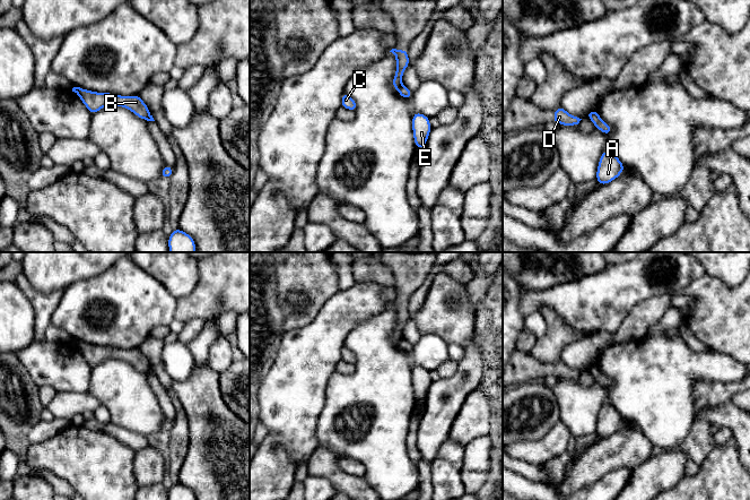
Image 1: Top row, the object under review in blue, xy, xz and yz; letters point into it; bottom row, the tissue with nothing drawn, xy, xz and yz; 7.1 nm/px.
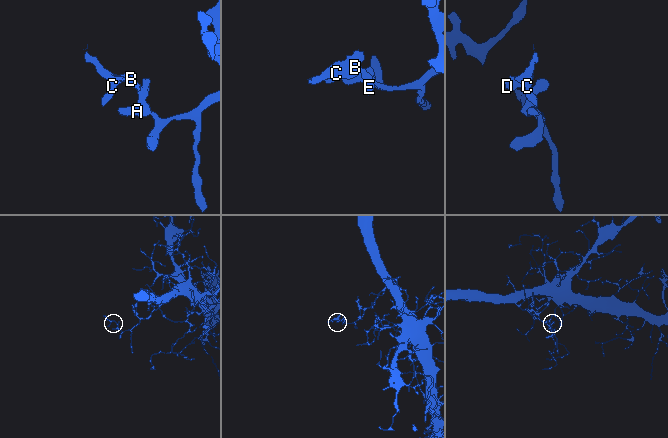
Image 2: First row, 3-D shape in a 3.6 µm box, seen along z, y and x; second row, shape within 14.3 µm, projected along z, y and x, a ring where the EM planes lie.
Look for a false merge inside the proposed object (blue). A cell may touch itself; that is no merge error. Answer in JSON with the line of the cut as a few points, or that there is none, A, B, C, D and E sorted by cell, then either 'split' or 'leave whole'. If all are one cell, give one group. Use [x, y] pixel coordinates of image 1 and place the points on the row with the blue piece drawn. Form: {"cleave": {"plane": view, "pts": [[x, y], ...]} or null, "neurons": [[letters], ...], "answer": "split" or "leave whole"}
{"cleave": {"plane": "xz", "pts": [[402, 85], [398, 91]]}, "neurons": [["A", "E"], ["B", "C", "D"]], "answer": "split"}

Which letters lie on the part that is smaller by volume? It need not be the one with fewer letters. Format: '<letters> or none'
B, C, D

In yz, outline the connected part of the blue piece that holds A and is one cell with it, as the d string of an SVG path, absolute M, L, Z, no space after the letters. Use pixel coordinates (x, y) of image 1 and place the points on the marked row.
M604 150L599 160L596 181L600 186L616 180L625 170L625 165L611 150Z

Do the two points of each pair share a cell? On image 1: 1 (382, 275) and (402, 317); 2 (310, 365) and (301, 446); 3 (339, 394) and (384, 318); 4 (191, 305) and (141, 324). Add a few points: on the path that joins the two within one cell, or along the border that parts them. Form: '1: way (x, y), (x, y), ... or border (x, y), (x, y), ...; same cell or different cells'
1: border (384, 264), (393, 276), (393, 285); different cells
2: way (301, 386), (301, 425); same cell
3: way (358, 378), (374, 362), (374, 337); same cell
4: border (177, 299), (174, 318); different cells

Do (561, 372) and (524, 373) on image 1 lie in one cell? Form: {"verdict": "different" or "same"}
{"verdict": "same"}

